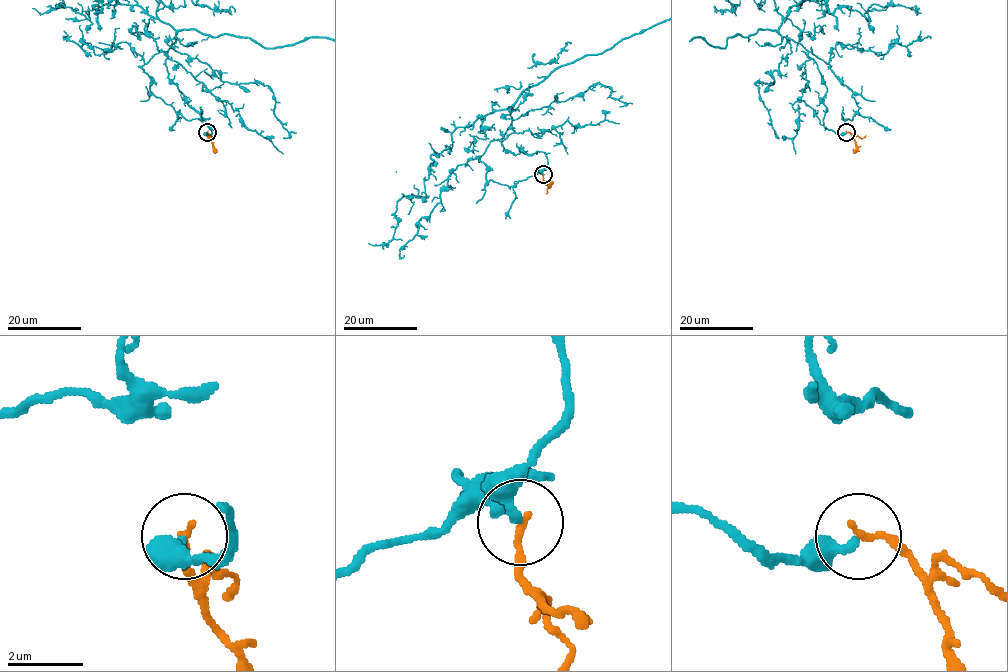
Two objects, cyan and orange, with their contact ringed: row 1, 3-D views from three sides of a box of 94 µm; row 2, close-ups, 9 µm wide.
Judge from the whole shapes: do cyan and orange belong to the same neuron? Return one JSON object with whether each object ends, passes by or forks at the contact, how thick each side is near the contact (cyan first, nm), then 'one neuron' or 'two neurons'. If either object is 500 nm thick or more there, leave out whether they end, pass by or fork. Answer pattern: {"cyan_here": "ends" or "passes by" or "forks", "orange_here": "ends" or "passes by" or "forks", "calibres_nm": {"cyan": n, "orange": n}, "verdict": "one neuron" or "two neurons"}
{"cyan_here": "ends", "orange_here": "ends", "calibres_nm": {"cyan": 260, "orange": 200}, "verdict": "one neuron"}

